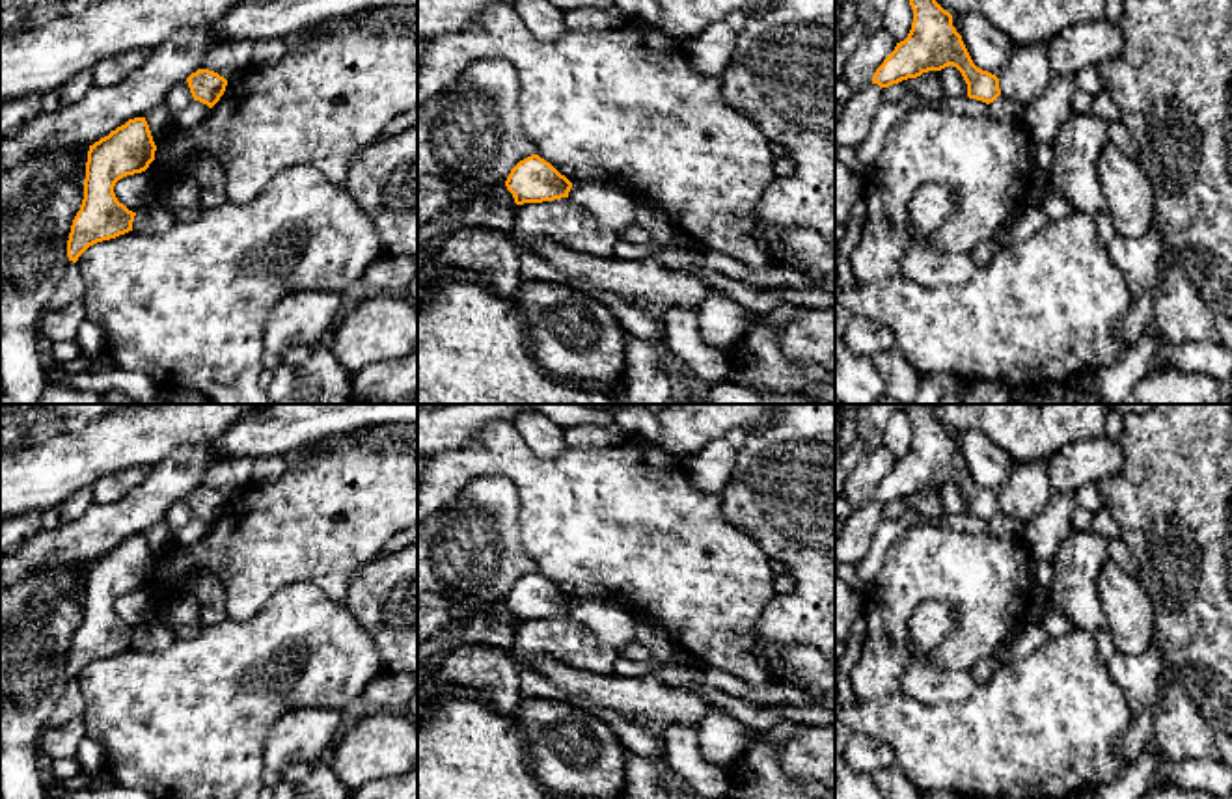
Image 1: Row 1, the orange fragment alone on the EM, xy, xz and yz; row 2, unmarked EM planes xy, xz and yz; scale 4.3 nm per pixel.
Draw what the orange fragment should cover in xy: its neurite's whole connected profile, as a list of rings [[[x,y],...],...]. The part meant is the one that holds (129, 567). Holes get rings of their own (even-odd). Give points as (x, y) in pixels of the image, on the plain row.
[[[145,535],[129,536],[89,562],[84,616],[67,657],[69,678],[76,680],[97,659],[132,648],[136,630],[117,618],[114,603],[127,592],[145,589],[155,577],[155,568]]]

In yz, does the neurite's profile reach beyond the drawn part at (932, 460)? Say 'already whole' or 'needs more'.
already whole

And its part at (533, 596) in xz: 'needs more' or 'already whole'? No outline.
already whole

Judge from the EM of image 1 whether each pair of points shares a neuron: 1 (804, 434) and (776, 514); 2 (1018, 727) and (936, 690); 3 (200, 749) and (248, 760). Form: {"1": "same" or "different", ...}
{"1": "same", "2": "different", "3": "same"}

